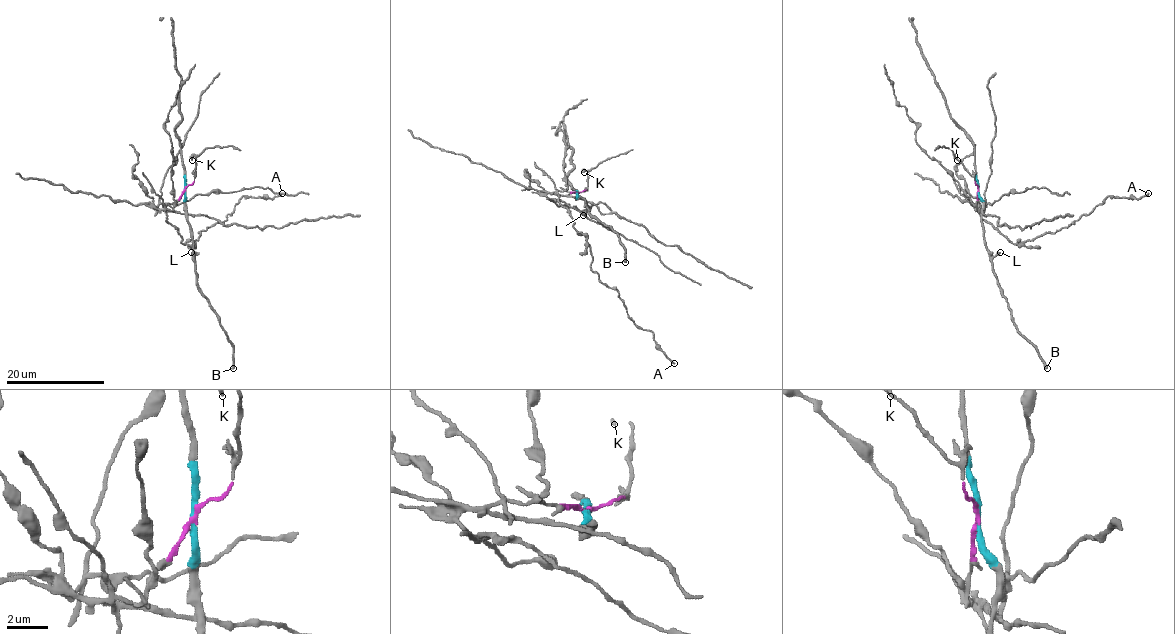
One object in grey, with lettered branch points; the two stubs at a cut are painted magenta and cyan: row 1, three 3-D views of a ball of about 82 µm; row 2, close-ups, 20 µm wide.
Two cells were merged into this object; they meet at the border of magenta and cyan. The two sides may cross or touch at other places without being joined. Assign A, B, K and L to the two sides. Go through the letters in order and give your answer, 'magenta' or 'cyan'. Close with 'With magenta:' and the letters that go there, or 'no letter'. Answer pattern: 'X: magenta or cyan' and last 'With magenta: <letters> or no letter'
A: magenta
B: cyan
K: magenta
L: cyan
With magenta: A, K

